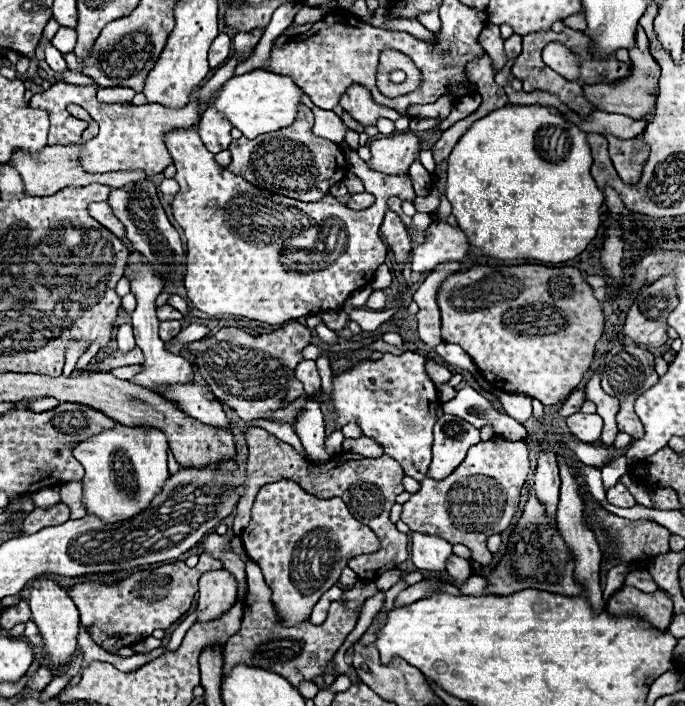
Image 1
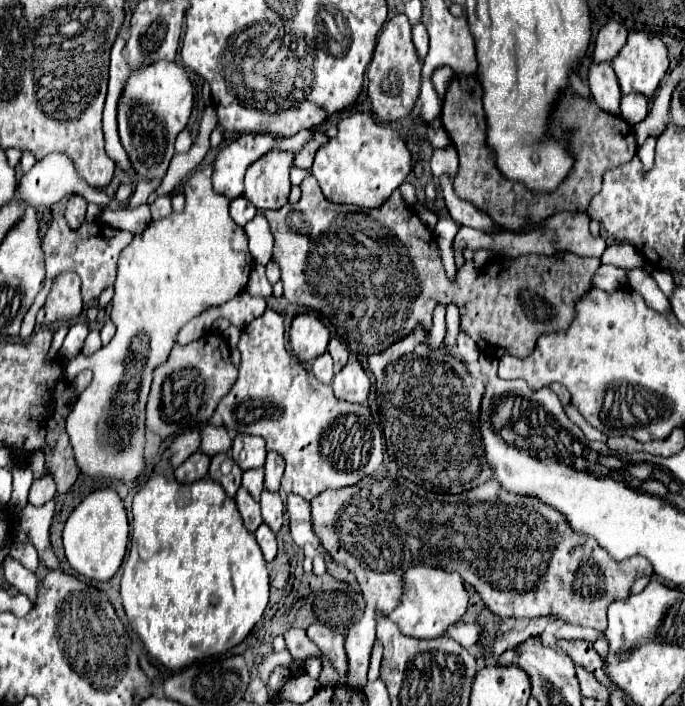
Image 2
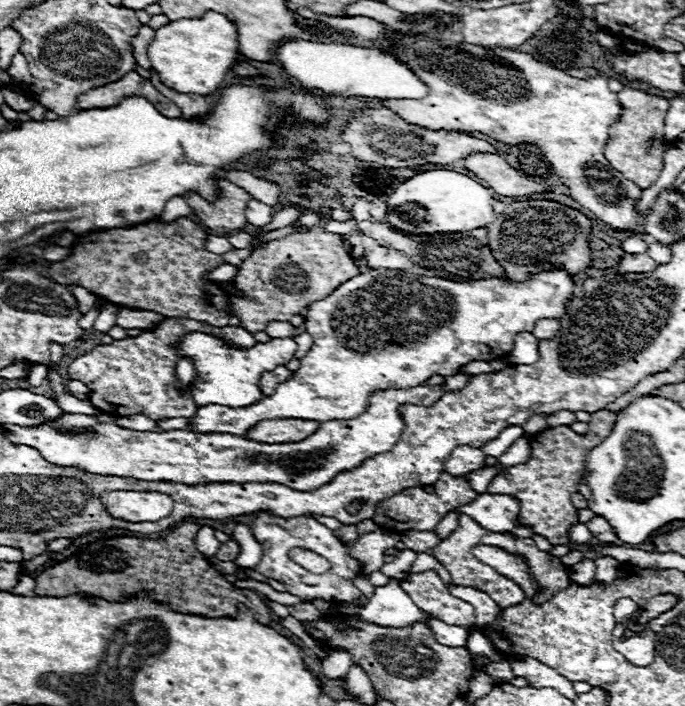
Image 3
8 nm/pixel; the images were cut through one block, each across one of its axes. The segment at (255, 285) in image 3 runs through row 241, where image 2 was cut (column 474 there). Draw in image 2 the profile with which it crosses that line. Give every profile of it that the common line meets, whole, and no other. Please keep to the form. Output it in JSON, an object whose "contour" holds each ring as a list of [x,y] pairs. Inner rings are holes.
{"contour":[[[308,176],[302,184],[302,198],[300,202],[296,204],[288,204],[280,210],[264,210],[264,216],[270,224],[270,230],[274,234],[274,254],[272,254],[272,262],[280,268],[280,280],[284,284],[284,292],[286,292],[286,298],[288,302],[292,304],[302,304],[302,306],[308,306],[308,308],[314,308],[318,312],[322,312],[322,316],[334,326],[336,330],[336,336],[358,356],[368,356],[368,354],[374,354],[374,352],[382,352],[386,350],[390,344],[398,342],[400,338],[404,338],[406,334],[410,334],[414,330],[414,326],[418,322],[422,322],[426,328],[432,326],[432,312],[434,312],[434,306],[436,302],[442,302],[442,304],[458,304],[458,308],[462,310],[462,328],[466,330],[466,334],[478,344],[480,352],[488,358],[500,358],[502,354],[510,354],[510,356],[516,356],[516,358],[526,358],[532,354],[534,350],[534,344],[536,340],[542,336],[542,334],[550,334],[550,332],[558,332],[558,330],[566,330],[574,316],[576,316],[576,302],[582,298],[582,294],[588,294],[594,286],[592,286],[592,278],[596,274],[596,270],[600,268],[600,258],[582,258],[582,256],[576,256],[576,254],[564,254],[560,256],[558,260],[554,258],[548,258],[548,256],[518,256],[518,258],[506,258],[506,256],[492,256],[486,266],[480,270],[480,274],[474,272],[474,266],[472,262],[466,262],[464,270],[458,270],[458,276],[456,276],[456,282],[450,282],[446,278],[446,272],[444,272],[444,266],[442,266],[442,260],[438,258],[438,248],[436,248],[436,240],[434,240],[434,234],[428,230],[428,226],[422,224],[422,220],[414,214],[414,210],[410,206],[404,204],[400,192],[392,192],[392,196],[378,208],[374,210],[366,210],[362,206],[336,206],[336,202],[328,202],[328,198],[324,198],[324,194],[320,194],[320,188],[316,184],[316,178]]]}

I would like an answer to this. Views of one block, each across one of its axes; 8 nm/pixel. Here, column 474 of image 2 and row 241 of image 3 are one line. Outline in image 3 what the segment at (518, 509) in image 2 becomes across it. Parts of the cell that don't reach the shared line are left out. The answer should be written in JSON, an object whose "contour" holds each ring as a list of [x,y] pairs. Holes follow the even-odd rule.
{"contour":[[[552,200],[512,202],[486,230],[490,252],[512,282],[526,282],[530,276],[558,264],[562,264],[570,274],[578,274],[592,264],[592,220],[580,210]]]}

